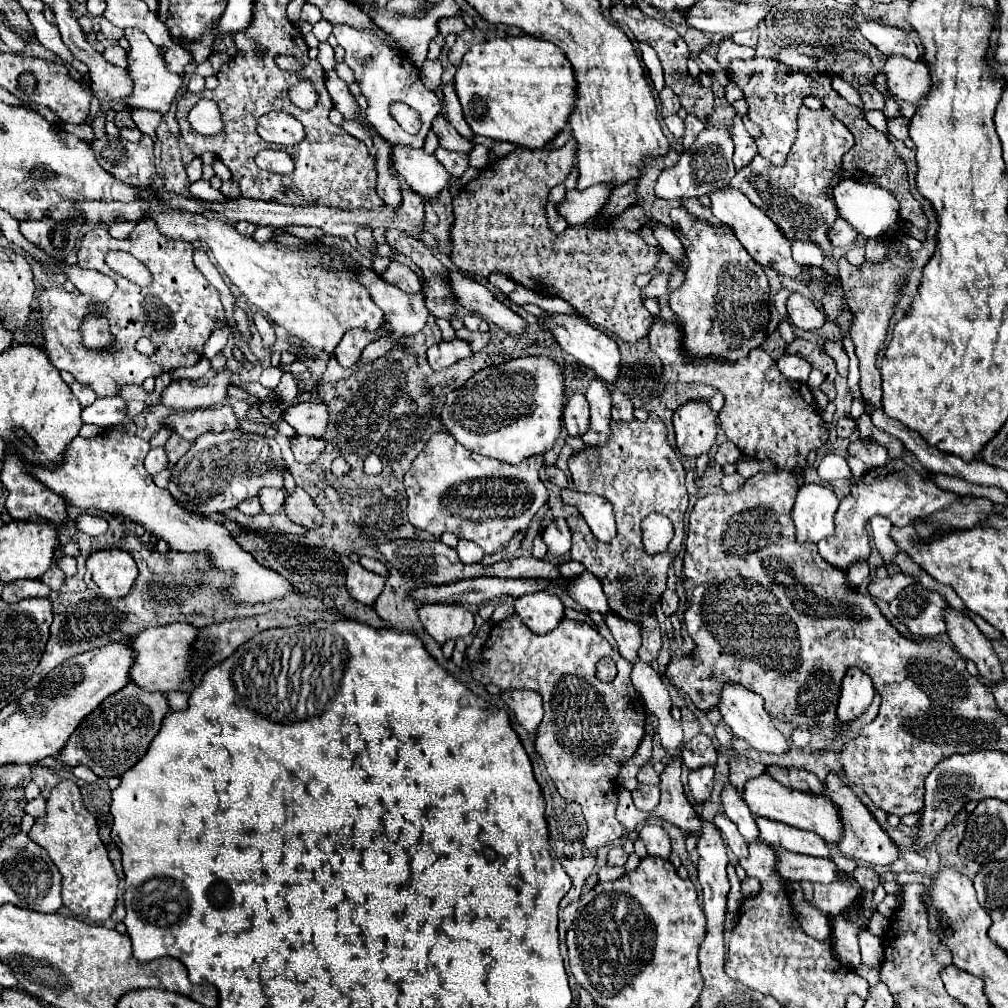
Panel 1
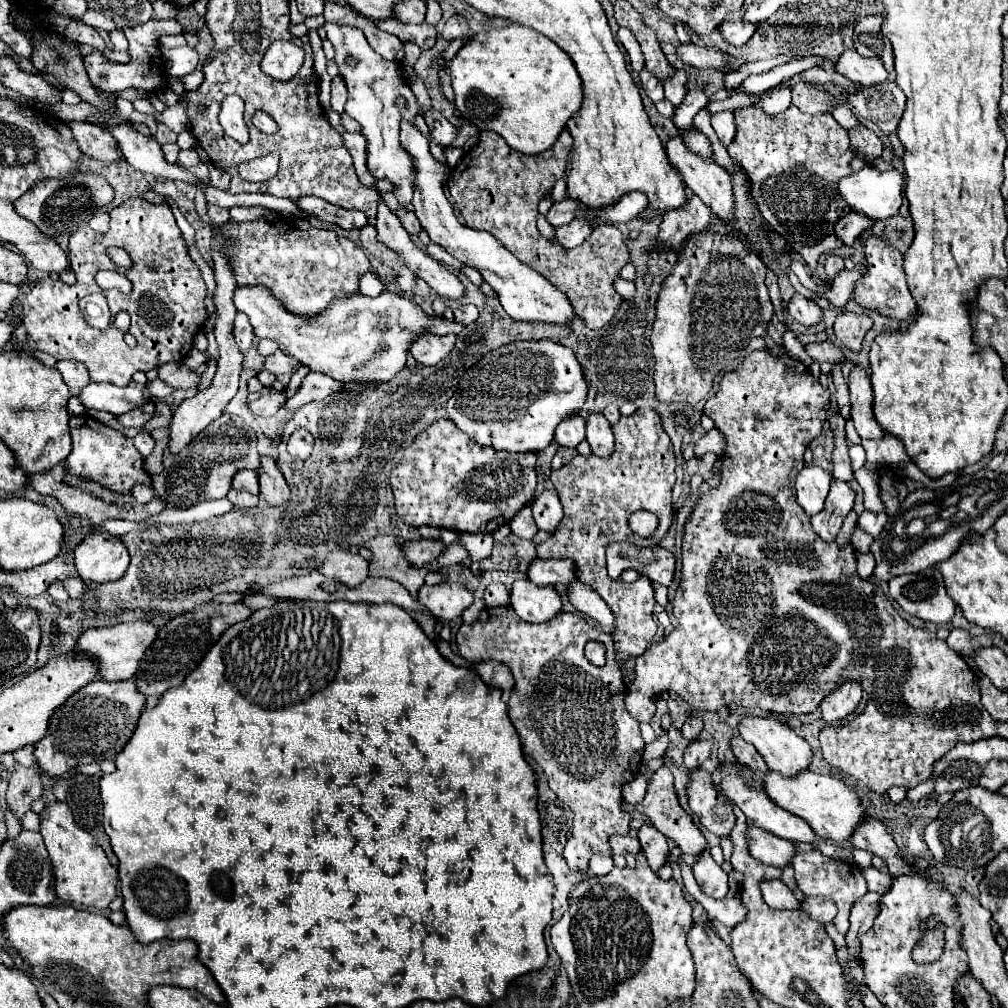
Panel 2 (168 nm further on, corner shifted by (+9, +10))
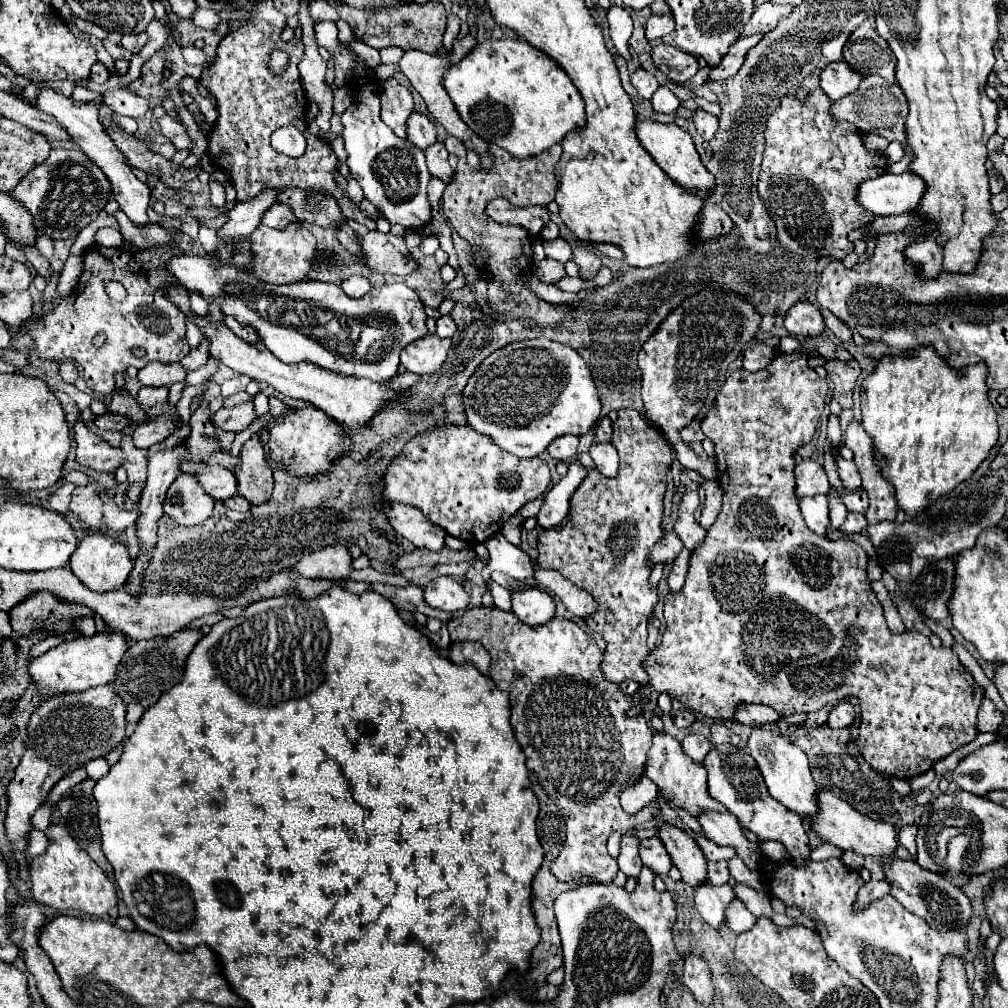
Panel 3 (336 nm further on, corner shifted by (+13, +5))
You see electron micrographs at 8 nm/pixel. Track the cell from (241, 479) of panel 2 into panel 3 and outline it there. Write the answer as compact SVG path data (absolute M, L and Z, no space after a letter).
M186 459L186 461L182 461L180 473L196 475L198 481L202 483L204 491L216 501L224 501L224 499L236 495L236 477L232 475L232 471L228 471L224 467L210 467L206 463Z

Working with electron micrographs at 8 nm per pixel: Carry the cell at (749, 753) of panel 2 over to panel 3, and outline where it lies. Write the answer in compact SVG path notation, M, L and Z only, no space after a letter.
M712 725L710 727L710 735L712 735L712 743L720 745L720 743L734 743L736 747L746 747L746 741L742 741L738 735L734 735L728 727L724 725Z

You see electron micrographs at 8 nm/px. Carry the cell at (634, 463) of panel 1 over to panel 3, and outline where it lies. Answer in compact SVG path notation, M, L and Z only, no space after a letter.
M620 409L618 419L612 423L613 433L611 444L620 455L620 471L614 479L602 477L598 471L588 471L588 477L584 483L576 489L570 501L570 515L563 521L564 525L544 529L538 535L538 565L546 569L556 569L566 579L576 583L578 587L590 591L594 595L594 601L598 603L598 609L586 625L600 633L606 641L606 655L602 661L602 671L608 681L622 683L626 679L638 681L640 685L648 683L648 675L644 671L644 661L650 655L650 649L646 645L646 625L648 617L652 615L658 593L648 583L652 567L648 565L650 547L658 543L664 535L660 523L662 523L662 497L666 491L666 475L668 465L672 463L672 449L666 439L662 439L654 427L636 411L636 409Z

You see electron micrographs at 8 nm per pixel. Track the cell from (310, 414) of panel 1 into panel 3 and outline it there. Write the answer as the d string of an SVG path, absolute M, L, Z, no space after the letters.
M238 403L230 409L222 407L218 413L214 413L214 425L222 427L222 431L230 431L230 433L244 431L254 419L256 419L256 413L254 413L252 403Z

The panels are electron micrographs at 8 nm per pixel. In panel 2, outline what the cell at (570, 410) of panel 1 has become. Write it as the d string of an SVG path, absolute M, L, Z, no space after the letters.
M576 414L574 418L566 418L566 422L560 422L555 429L554 440L564 448L576 448L584 440L586 420Z

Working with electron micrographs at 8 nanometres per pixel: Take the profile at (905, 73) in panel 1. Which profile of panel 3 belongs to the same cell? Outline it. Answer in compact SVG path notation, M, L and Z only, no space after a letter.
M842 59L828 63L820 73L820 87L830 99L842 99L844 95L858 89L862 77L852 71Z

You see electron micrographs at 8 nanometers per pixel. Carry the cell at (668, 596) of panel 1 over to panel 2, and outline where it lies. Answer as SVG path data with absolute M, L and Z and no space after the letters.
M616 542L608 546L606 560L610 578L620 578L620 574L628 568L646 574L648 578L666 588L674 578L674 556L660 546L638 548L630 542Z

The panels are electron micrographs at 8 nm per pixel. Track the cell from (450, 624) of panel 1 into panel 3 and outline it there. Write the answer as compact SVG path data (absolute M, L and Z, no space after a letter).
M436 577L424 587L424 599L430 607L442 609L442 611L464 611L470 603L468 593L464 587L452 579L452 577Z

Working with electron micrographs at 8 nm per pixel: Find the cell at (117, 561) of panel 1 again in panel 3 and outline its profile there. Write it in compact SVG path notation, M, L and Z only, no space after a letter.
M94 533L94 535L86 535L80 541L74 555L70 557L70 569L90 591L96 591L96 593L118 591L118 589L122 589L122 585L126 583L126 579L132 571L132 559L128 555L128 549L122 543L118 543L116 539L112 539L108 535Z

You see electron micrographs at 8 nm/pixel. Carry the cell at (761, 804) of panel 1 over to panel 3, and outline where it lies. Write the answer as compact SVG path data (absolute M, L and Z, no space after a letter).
M820 791L818 793L818 805L820 811L818 815L812 819L814 823L810 823L810 829L824 841L840 847L842 851L854 851L858 855L872 855L872 857L882 857L888 859L896 853L896 829L892 823L884 823L884 821L876 821L870 819L862 813L858 813L856 809L852 809L846 801L842 801L840 797L836 797L830 791Z

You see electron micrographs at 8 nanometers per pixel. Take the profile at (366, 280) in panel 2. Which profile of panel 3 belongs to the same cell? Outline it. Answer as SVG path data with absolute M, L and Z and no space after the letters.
M352 275L352 277L342 281L342 289L344 289L344 293L348 297L360 299L360 297L364 297L370 291L370 283L368 283L368 279L364 279L360 275Z

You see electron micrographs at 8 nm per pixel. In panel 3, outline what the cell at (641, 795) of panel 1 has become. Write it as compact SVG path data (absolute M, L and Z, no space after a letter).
M641 777L634 787L628 787L620 795L622 809L630 815L636 815L640 809L650 805L658 797L658 787L648 779Z

